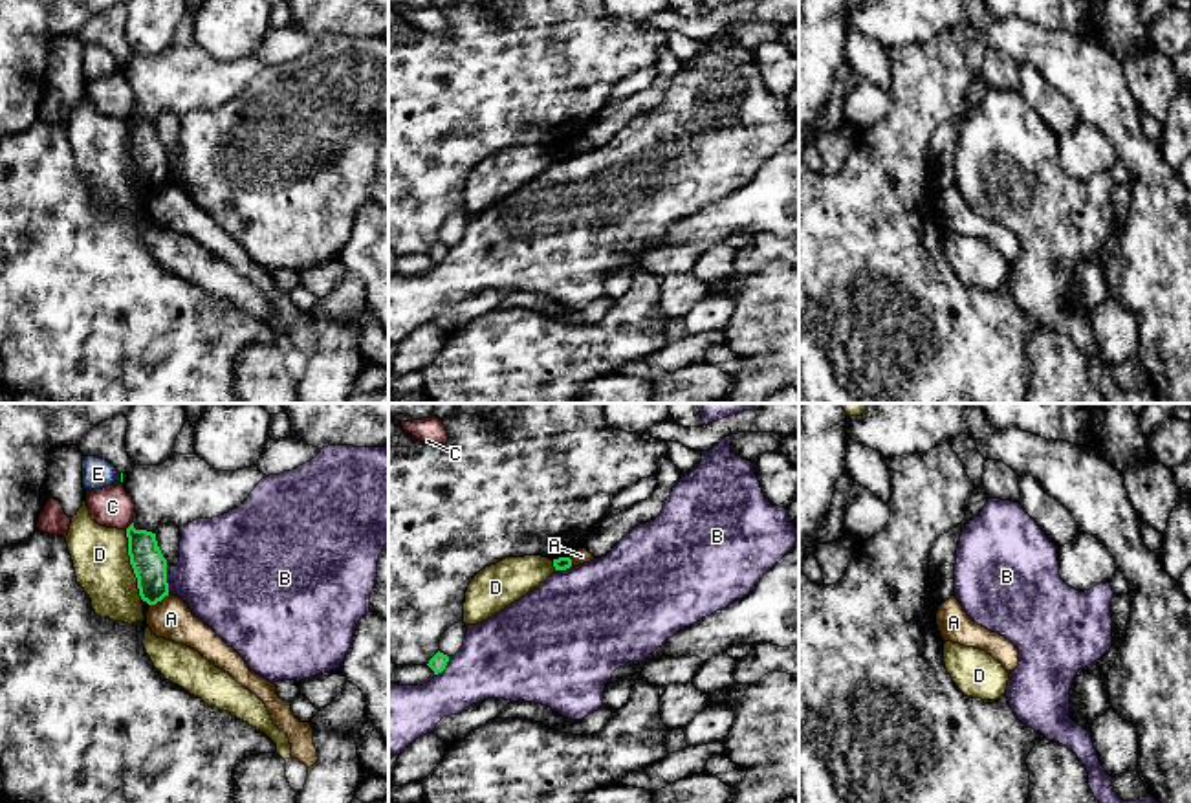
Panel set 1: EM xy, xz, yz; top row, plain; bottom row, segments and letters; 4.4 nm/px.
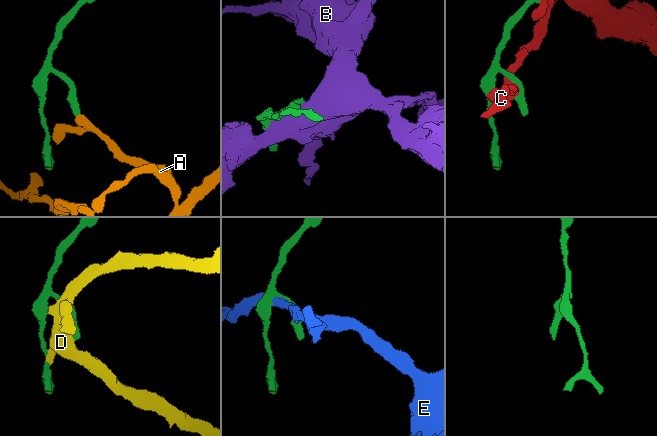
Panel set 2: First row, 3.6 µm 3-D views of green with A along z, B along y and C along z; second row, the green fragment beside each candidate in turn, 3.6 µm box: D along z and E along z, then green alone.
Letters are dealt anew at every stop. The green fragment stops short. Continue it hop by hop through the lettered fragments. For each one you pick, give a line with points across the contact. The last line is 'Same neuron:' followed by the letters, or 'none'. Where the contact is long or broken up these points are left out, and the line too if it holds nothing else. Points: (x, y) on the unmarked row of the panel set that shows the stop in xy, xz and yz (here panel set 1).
Same neuron: none

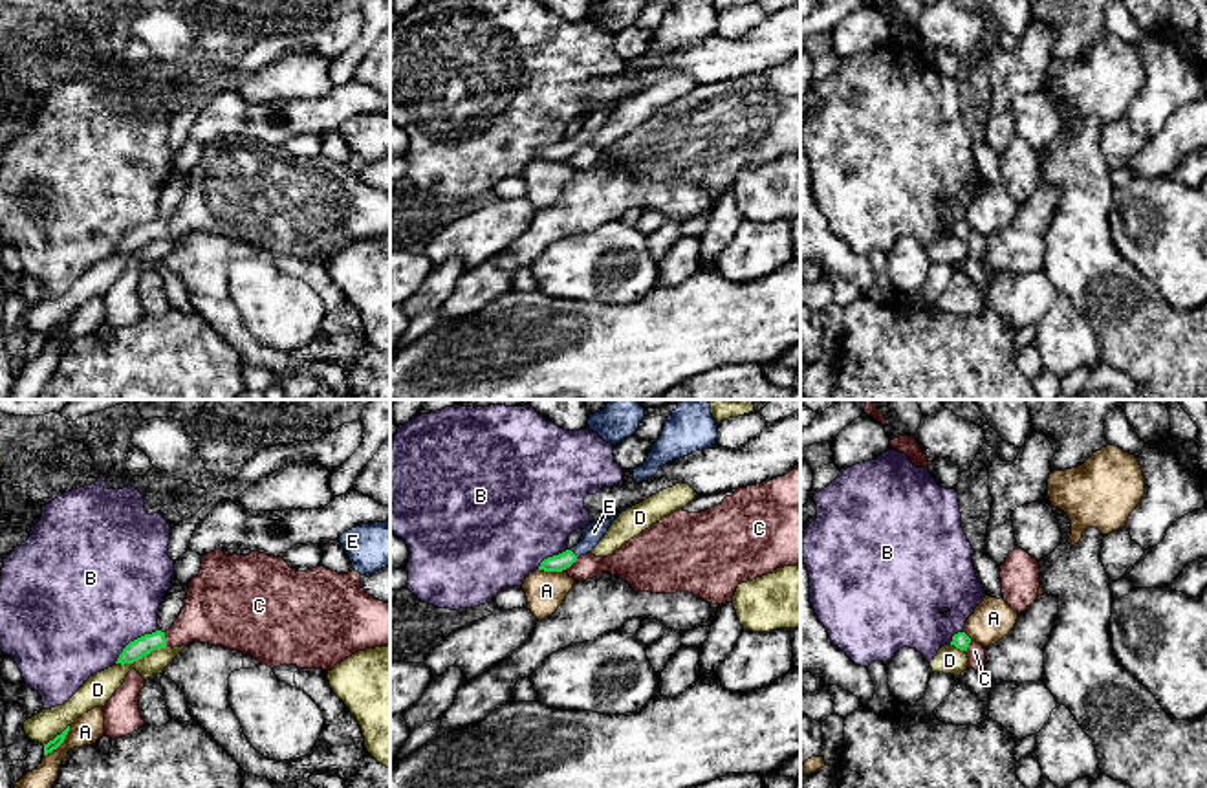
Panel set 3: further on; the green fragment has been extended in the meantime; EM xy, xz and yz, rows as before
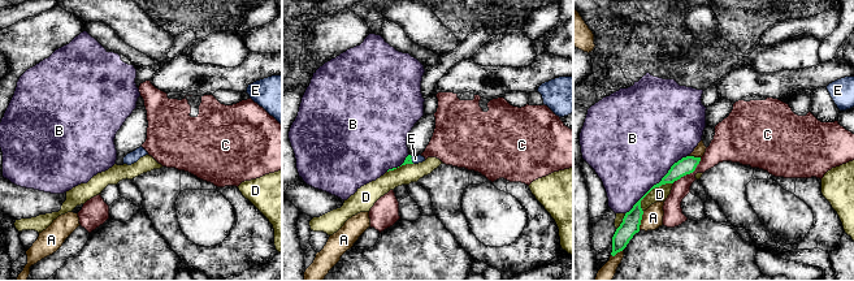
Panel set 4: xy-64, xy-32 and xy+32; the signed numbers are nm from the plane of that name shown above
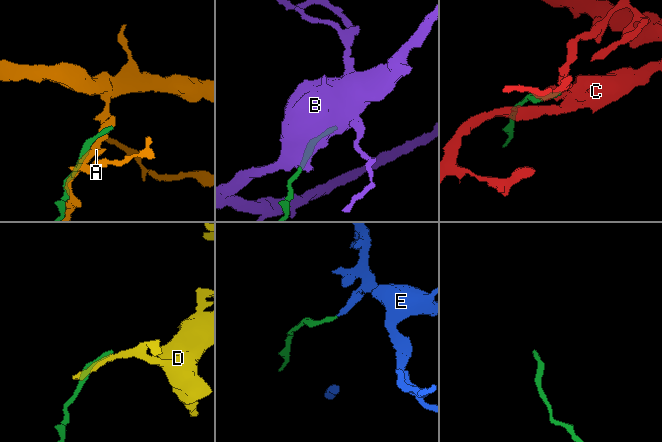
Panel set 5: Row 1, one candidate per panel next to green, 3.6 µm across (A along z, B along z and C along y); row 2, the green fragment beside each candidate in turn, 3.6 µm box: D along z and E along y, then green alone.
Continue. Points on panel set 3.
E: across xz (557, 153), (574, 143), (594, 121)
Same neuron: E

